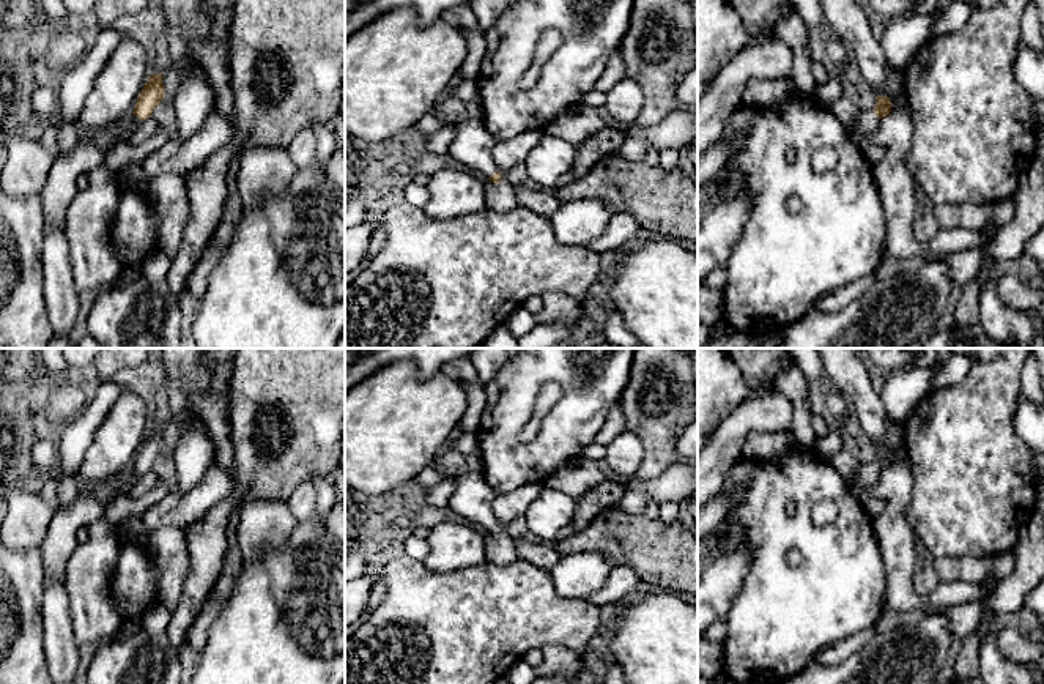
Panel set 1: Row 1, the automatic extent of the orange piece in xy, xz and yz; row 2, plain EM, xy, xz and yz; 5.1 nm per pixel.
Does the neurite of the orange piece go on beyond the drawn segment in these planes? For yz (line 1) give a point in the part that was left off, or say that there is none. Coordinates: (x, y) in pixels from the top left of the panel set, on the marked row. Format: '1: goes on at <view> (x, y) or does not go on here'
1: goes on at yz (844, 109)

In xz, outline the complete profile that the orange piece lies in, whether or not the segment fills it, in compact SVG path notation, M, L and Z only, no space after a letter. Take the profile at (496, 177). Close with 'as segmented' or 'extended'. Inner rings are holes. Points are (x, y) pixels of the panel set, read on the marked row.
M468 118L455 123L455 139L447 154L472 172L482 173L493 183L501 181L501 173L493 159L496 139L488 134L480 118Z; extended

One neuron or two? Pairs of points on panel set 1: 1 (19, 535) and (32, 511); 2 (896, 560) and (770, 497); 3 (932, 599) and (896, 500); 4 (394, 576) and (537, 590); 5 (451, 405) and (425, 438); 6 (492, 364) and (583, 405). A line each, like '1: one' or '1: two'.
1: one
2: two
3: one
4: one
5: one
6: two

